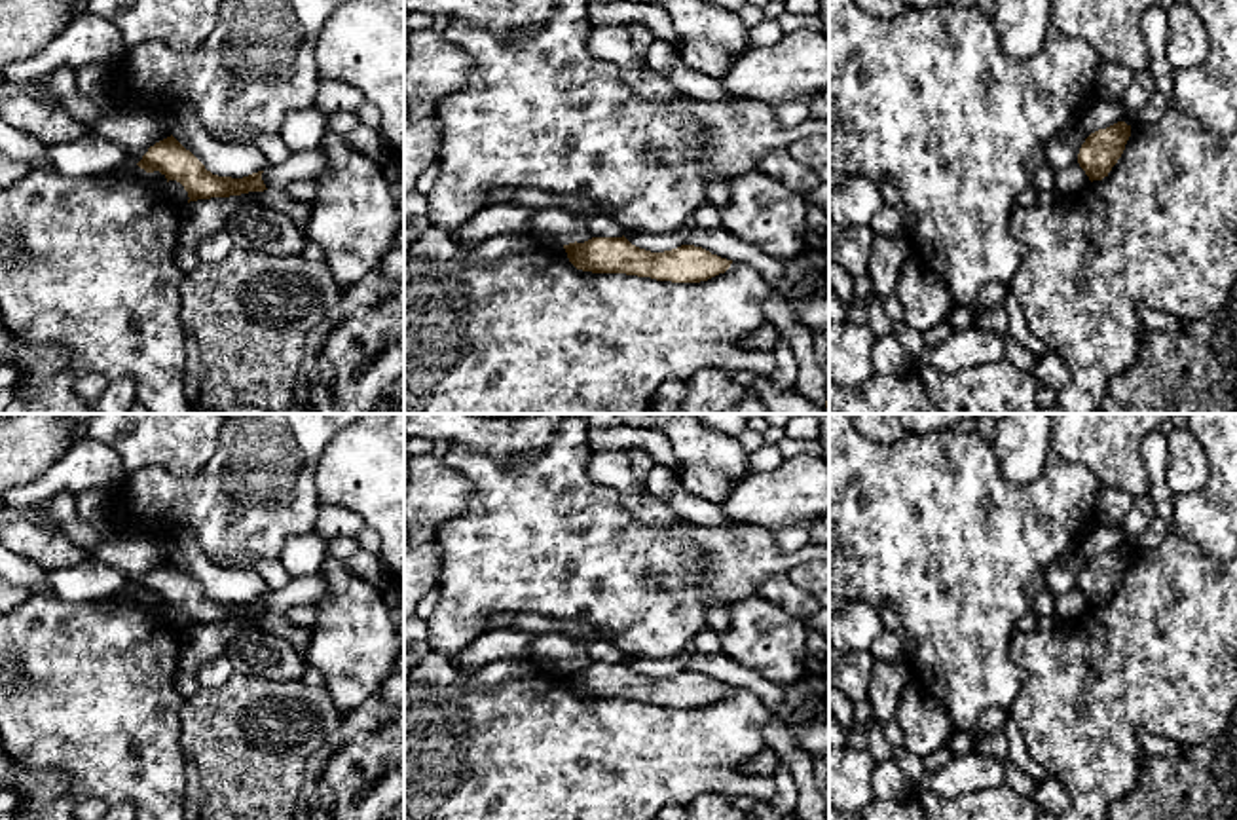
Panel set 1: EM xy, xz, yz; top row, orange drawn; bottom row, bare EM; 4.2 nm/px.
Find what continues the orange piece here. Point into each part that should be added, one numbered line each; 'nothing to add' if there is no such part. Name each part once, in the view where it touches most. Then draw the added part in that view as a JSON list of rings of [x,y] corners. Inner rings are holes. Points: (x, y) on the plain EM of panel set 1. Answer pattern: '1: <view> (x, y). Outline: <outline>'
nothing to add

